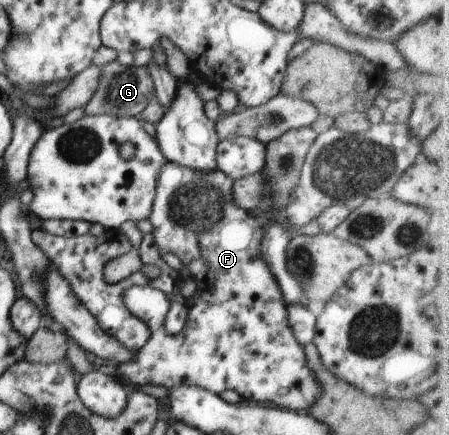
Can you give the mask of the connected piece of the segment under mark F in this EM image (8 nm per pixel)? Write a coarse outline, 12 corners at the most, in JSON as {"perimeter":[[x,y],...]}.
{"perimeter":[[167,162],[149,222],[197,285],[114,377],[302,413],[322,389],[233,180]]}

